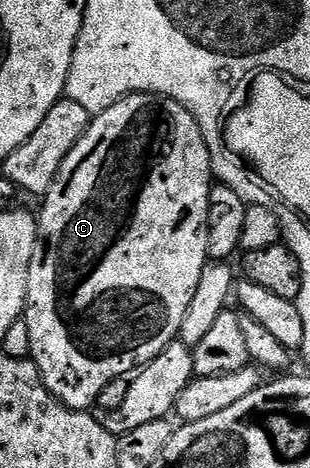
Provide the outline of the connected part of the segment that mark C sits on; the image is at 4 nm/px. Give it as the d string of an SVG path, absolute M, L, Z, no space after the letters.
M136 92L133 96L126 96L120 102L108 106L108 110L97 113L91 119L88 130L82 135L80 142L76 142L72 154L64 158L60 174L56 174L56 182L52 182L52 186L41 201L42 213L39 211L36 216L38 245L34 251L28 278L24 319L28 326L28 335L32 338L29 359L33 360L34 365L40 370L46 389L57 400L69 408L93 409L93 404L101 398L102 391L113 380L126 375L129 377L135 370L142 369L148 362L152 362L152 358L156 358L156 354L160 354L169 344L179 339L184 314L188 314L188 306L192 306L192 296L200 286L200 276L208 263L211 187L210 148L206 145L204 134L196 118L192 118L192 114L184 110L184 106L180 106L170 97L153 96L150 92Z

